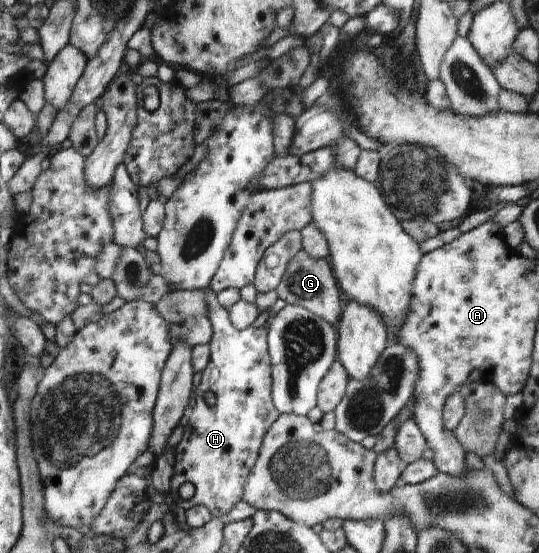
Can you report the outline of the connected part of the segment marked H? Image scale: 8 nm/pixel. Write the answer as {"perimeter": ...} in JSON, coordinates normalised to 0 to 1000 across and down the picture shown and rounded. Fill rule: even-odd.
{"perimeter":[[[375,523],[380,532],[380,564],[393,588],[393,608],[384,618],[388,646],[384,664],[375,669],[371,694],[364,700],[360,741],[354,740],[343,759],[341,781],[336,796],[325,807],[325,835],[317,884],[310,899],[334,919],[347,924],[360,913],[382,915],[395,937],[412,939],[423,946],[421,929],[445,908],[453,897],[455,875],[469,843],[477,835],[486,797],[492,785],[505,774],[508,761],[521,752],[506,729],[505,714],[505,662],[497,633],[497,597],[488,591],[473,593],[464,588],[460,595],[443,599],[425,575],[425,562],[404,548],[401,530],[393,524]],[[353,872],[360,877],[362,895],[341,904],[330,895],[330,882]]]}

